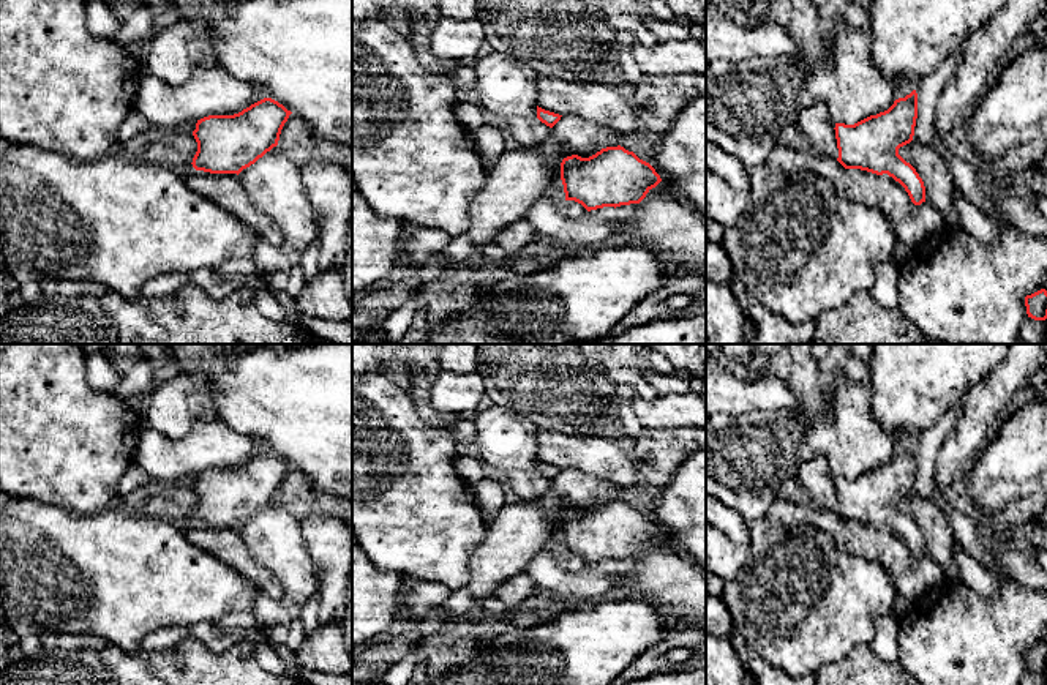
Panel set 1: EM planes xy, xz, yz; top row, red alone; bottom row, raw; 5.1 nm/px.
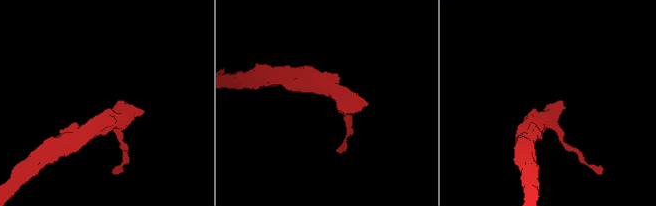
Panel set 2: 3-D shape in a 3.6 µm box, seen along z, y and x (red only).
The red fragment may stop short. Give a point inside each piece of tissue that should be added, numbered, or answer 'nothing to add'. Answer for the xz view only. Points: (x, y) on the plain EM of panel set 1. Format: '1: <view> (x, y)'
1: xz (675, 587)

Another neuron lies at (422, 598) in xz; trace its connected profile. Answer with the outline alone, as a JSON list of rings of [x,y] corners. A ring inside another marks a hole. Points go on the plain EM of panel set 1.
[[[409,581],[403,597],[403,616],[412,625],[436,612],[450,597],[452,590],[433,581]]]

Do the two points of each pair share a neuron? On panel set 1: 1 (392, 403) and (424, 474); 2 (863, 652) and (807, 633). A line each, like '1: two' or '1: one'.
1: one
2: two

